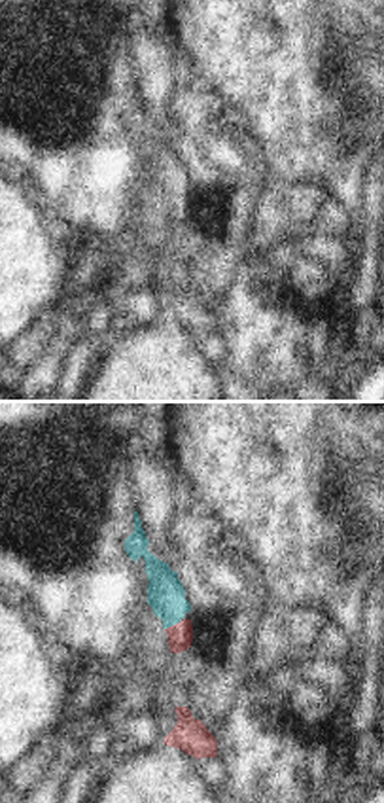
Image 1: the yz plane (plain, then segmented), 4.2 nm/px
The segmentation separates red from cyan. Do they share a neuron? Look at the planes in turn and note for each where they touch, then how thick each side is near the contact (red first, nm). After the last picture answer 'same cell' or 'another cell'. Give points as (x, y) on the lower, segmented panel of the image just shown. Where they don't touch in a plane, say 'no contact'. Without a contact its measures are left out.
contact (173, 625); calibres 110 and 160 nm

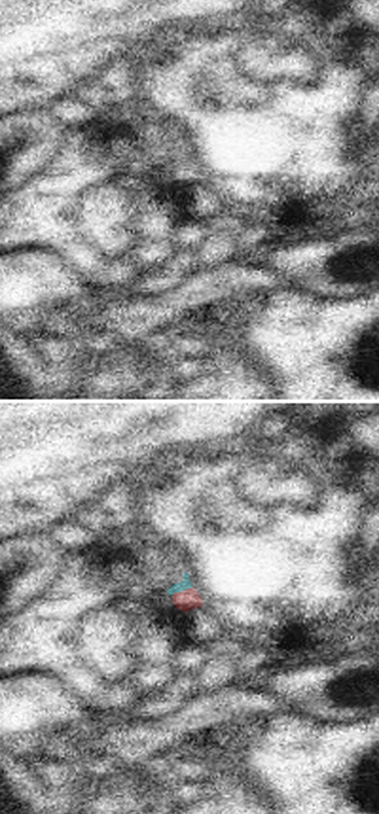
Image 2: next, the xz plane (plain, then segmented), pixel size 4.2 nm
contact (182, 591); calibres 90 and 50 nm

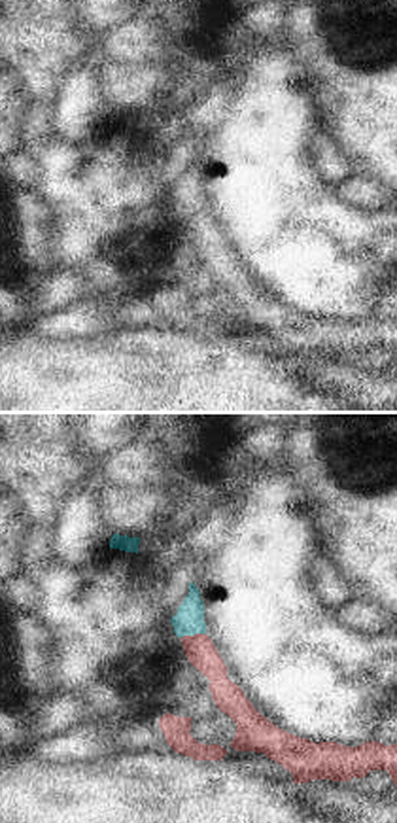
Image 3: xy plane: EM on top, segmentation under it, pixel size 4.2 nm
contact (195, 634); calibres 130 and 130 nm

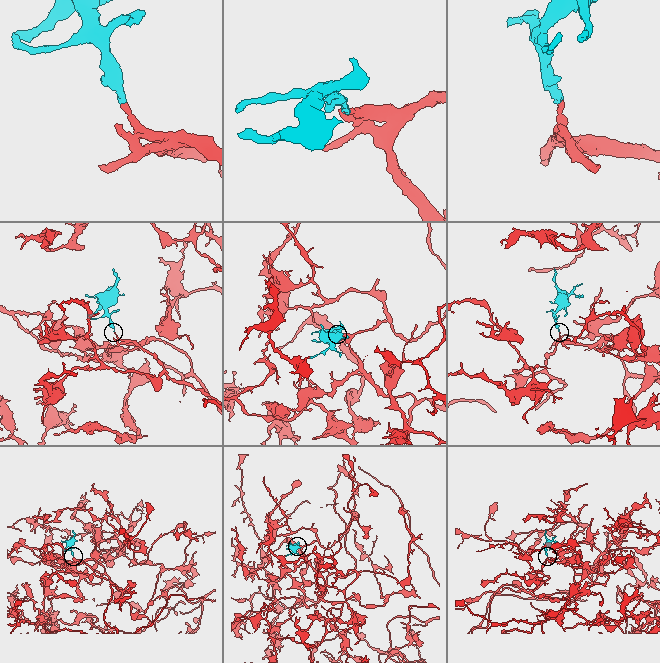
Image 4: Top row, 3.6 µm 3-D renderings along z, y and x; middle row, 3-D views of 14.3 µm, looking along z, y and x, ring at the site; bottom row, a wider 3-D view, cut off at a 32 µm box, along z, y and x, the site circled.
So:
same cell

